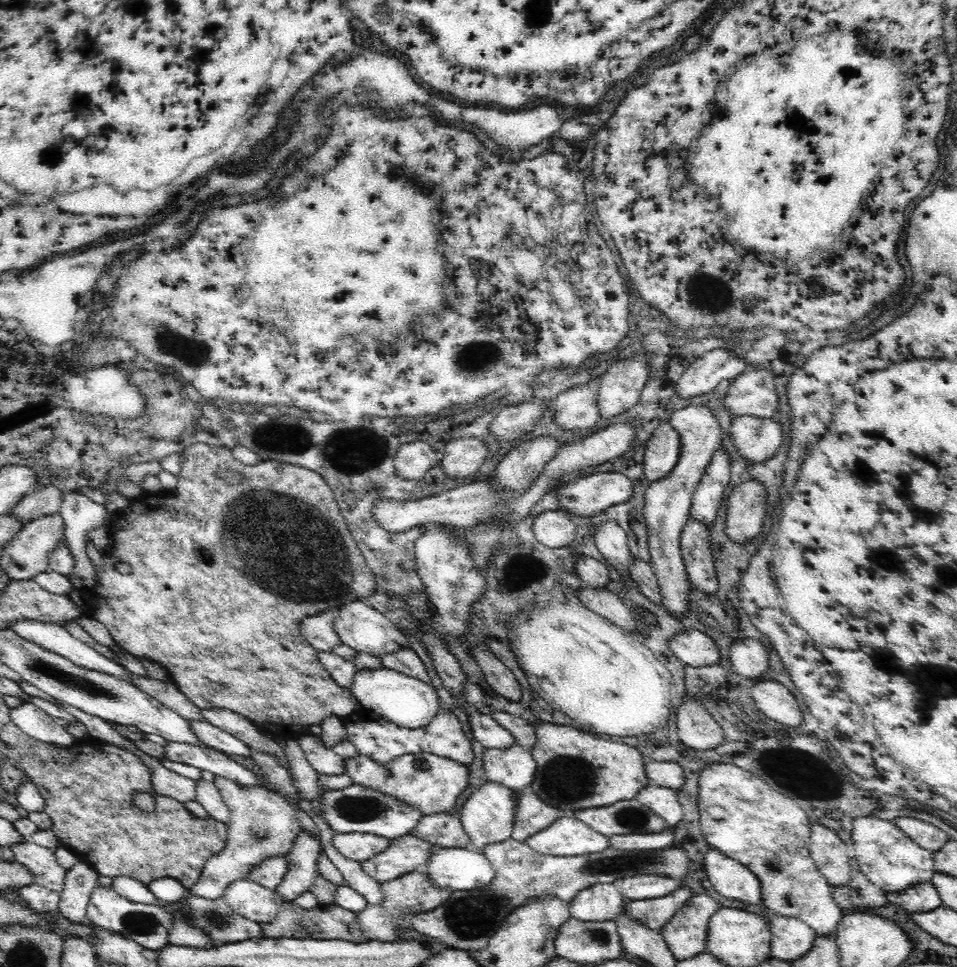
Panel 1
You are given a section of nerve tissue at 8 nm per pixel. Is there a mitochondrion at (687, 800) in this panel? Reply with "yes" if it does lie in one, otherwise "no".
no

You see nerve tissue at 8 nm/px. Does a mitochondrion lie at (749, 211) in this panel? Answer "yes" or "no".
no

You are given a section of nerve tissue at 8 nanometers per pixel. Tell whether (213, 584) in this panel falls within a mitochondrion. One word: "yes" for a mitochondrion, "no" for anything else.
no

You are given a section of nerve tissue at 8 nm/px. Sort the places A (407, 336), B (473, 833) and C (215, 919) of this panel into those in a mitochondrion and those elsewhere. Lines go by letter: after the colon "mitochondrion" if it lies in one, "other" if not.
A: other
B: other
C: mitochondrion

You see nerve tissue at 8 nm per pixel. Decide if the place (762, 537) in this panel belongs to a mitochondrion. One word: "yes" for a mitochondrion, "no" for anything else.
no

